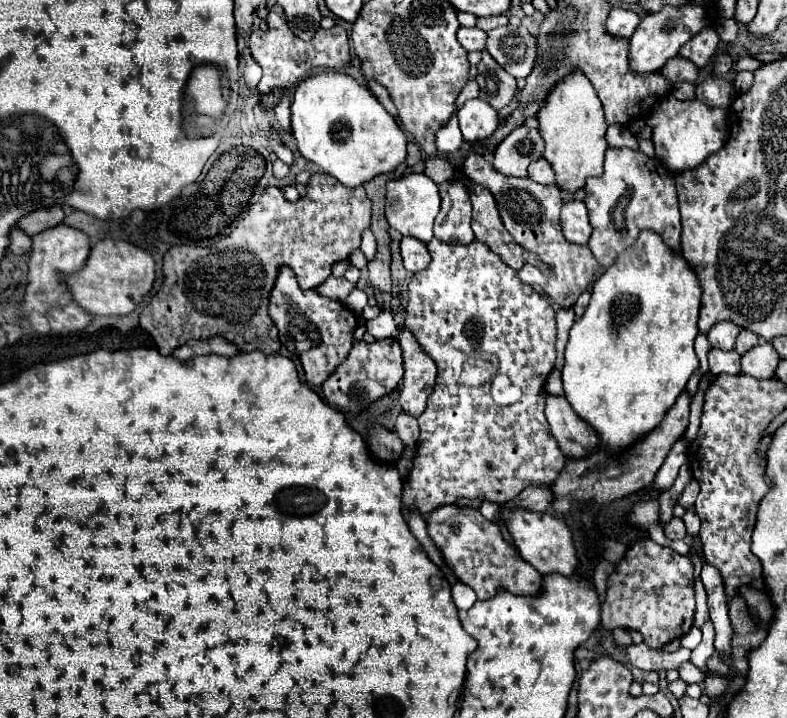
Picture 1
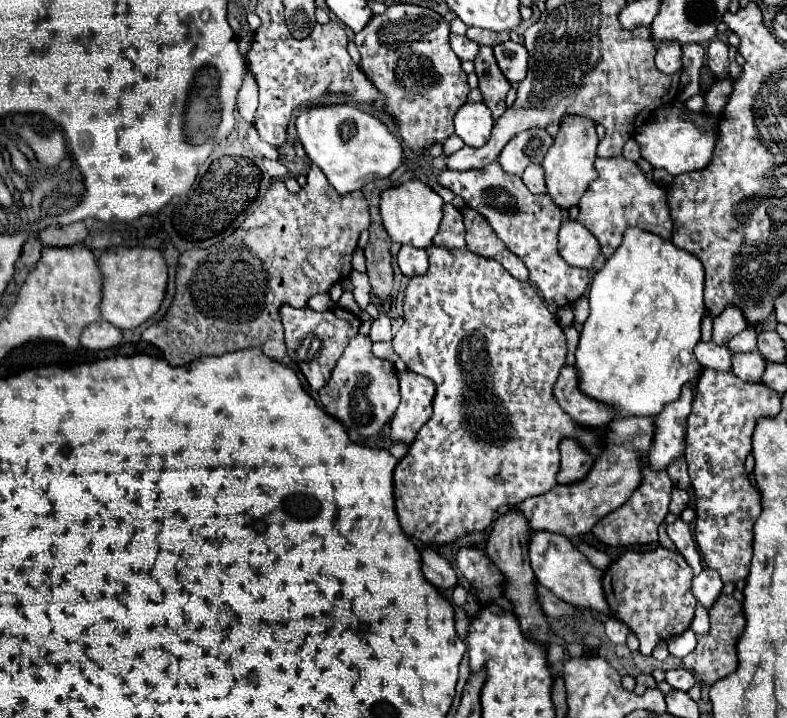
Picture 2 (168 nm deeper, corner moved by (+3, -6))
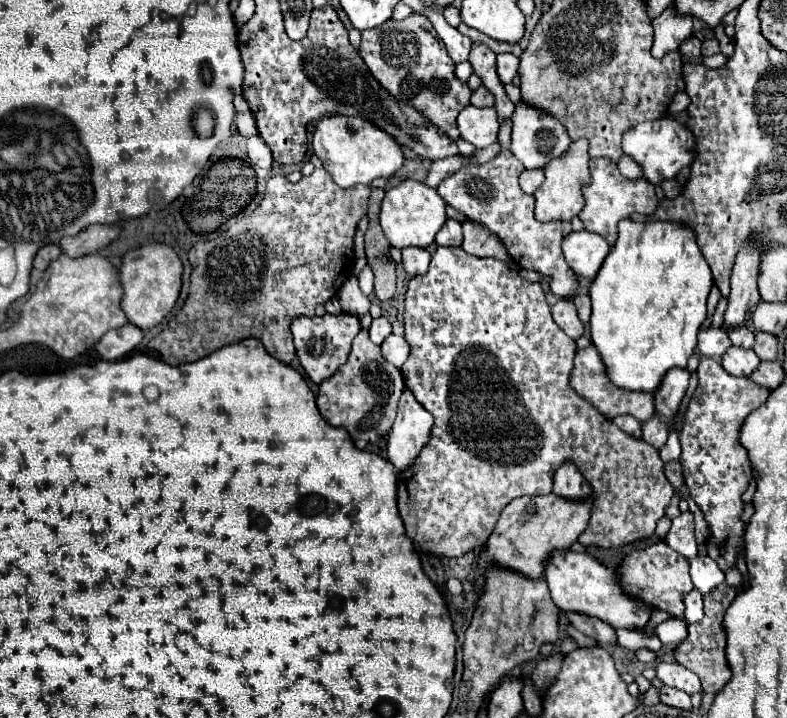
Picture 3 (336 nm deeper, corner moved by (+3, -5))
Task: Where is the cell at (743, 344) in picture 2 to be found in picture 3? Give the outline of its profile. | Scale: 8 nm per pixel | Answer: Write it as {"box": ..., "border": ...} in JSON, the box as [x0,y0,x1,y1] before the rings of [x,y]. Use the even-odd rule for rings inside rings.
{"box":[728,326,754,350],"border":[[[738,326],[738,328],[728,330],[728,338],[732,340],[732,346],[738,346],[738,348],[748,350],[754,346],[754,334],[746,326]]]}

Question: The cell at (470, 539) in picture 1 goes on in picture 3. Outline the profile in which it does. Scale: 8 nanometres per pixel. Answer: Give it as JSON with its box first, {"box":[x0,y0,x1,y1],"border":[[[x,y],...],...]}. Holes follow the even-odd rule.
{"box":[564,612,616,644],"border":[[[564,612],[568,616],[568,622],[580,630],[582,634],[594,638],[596,642],[602,642],[602,644],[616,644],[616,634],[614,634],[614,628],[608,626],[606,622],[602,622],[600,618],[592,618],[592,616],[586,616],[586,614],[580,614],[580,612]]]}

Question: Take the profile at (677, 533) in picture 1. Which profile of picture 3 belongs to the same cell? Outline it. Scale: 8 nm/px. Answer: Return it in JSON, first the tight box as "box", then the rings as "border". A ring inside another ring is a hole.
{"box":[666,512,698,560],"border":[[[682,512],[672,520],[672,528],[666,536],[666,542],[672,550],[682,554],[686,560],[696,558],[698,554],[698,544],[694,540],[694,520],[692,512]]]}

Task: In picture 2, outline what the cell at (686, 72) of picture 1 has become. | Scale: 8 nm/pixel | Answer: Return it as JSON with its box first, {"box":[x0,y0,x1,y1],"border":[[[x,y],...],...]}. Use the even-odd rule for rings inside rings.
{"box":[656,43,682,75],"border":[[[664,43],[664,47],[660,47],[660,51],[656,51],[656,67],[666,75],[680,71],[682,69],[680,43]]]}

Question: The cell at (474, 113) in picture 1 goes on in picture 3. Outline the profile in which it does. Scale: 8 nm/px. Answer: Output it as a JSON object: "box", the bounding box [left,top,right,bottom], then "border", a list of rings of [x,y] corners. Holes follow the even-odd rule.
{"box":[458,106,498,148],"border":[[[466,106],[458,114],[458,130],[460,138],[468,140],[476,148],[486,148],[496,142],[498,136],[498,116],[494,108],[476,108]]]}

